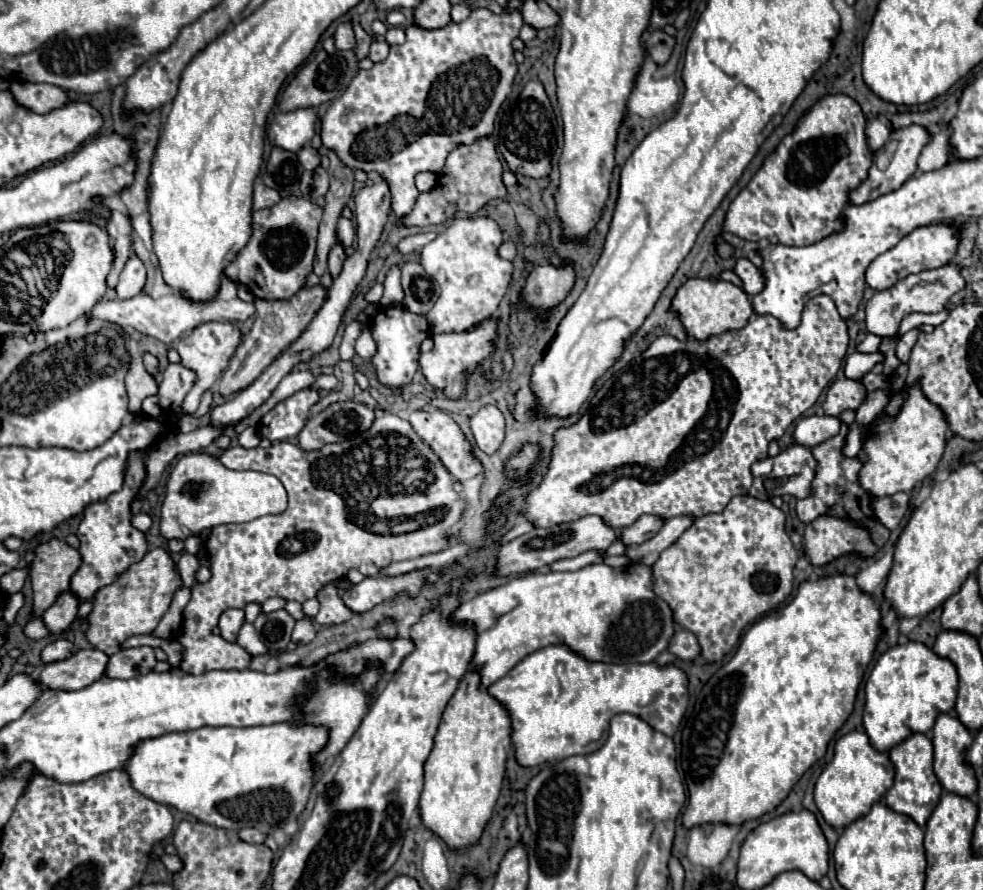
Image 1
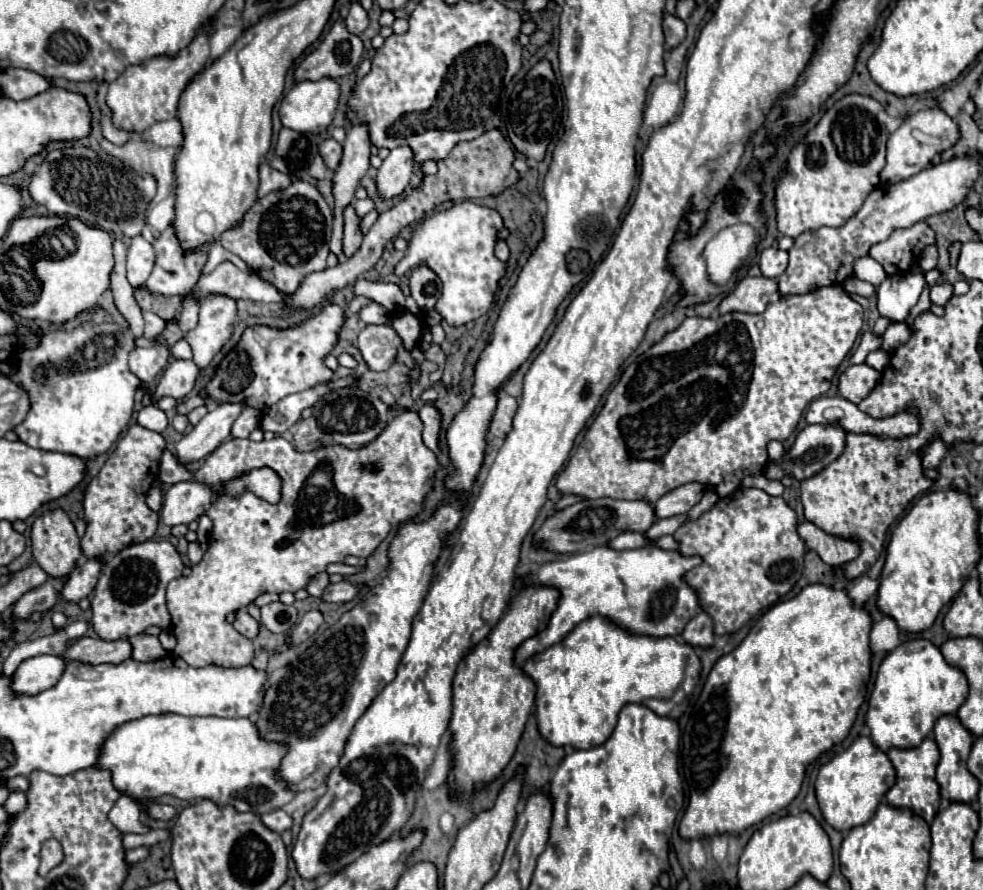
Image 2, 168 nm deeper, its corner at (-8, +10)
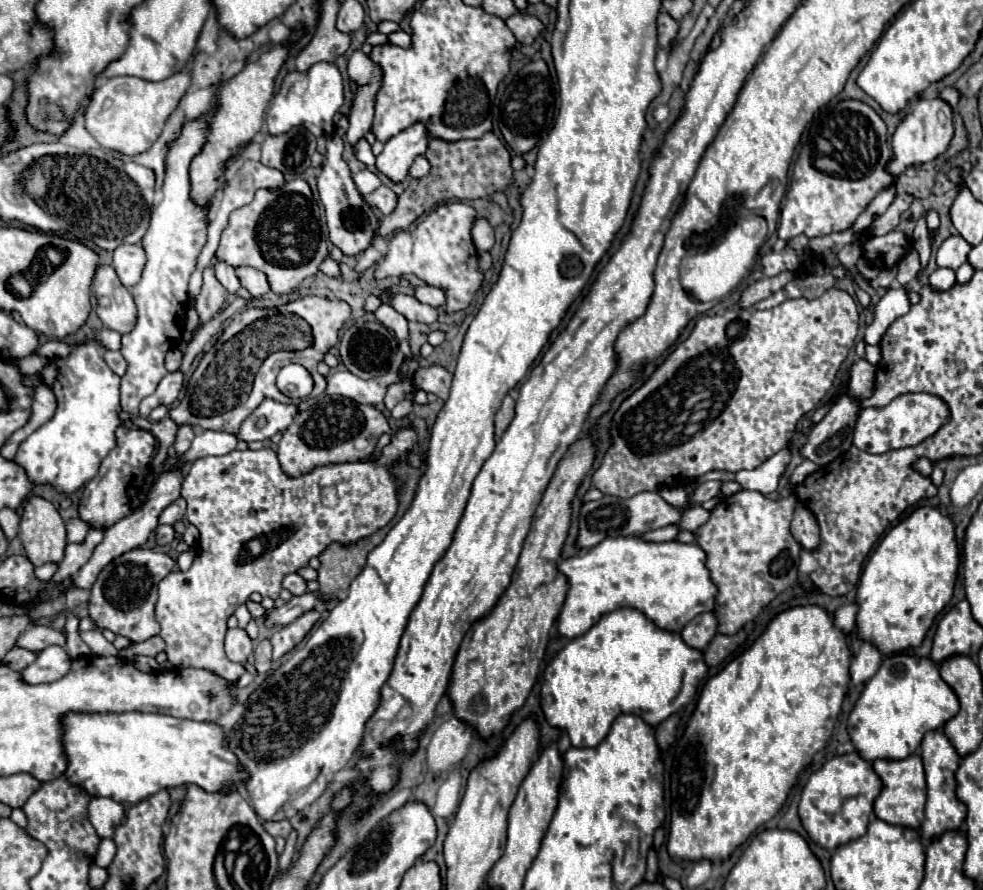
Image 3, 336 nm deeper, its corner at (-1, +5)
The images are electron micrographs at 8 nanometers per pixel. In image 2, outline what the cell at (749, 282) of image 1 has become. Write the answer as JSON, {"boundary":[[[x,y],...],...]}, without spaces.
{"boundary":[[[776,247],[762,251],[760,269],[762,269],[764,277],[776,279],[778,275],[782,275],[786,271],[786,267],[788,267],[788,251],[782,251],[782,249],[776,249]]]}

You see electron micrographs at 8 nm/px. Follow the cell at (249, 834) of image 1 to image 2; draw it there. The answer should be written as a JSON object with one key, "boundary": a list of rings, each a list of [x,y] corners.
{"boundary":[[[280,809],[280,811],[270,811],[270,813],[262,815],[262,823],[264,823],[268,829],[272,829],[272,831],[282,833],[282,831],[286,831],[286,829],[292,827],[292,817],[290,817],[286,811]]]}

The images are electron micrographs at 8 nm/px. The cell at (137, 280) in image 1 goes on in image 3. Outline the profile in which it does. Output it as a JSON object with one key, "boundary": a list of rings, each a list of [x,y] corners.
{"boundary":[[[121,244],[113,252],[113,266],[123,286],[131,288],[139,282],[141,272],[145,268],[145,250],[141,244]]]}

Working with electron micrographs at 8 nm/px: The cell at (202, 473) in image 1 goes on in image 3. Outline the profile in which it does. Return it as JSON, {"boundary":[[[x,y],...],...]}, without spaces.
{"boundary":[[[177,498],[175,502],[171,502],[159,516],[159,524],[175,524],[177,520],[183,520],[187,512],[187,502],[183,498]]]}

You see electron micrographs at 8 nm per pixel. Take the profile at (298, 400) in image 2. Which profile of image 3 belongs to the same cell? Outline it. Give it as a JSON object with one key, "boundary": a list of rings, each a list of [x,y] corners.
{"boundary":[[[263,400],[263,404],[241,424],[239,440],[265,440],[289,428],[299,408],[295,404],[281,404],[277,400]]]}

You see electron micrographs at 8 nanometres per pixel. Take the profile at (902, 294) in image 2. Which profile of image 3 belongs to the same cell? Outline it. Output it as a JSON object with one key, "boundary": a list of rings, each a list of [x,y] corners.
{"boundary":[[[891,286],[881,300],[875,304],[875,312],[873,312],[873,322],[867,326],[867,334],[865,334],[865,342],[867,344],[879,344],[879,340],[883,338],[883,334],[887,332],[887,328],[903,314],[907,314],[911,308],[907,290],[903,286]]]}

